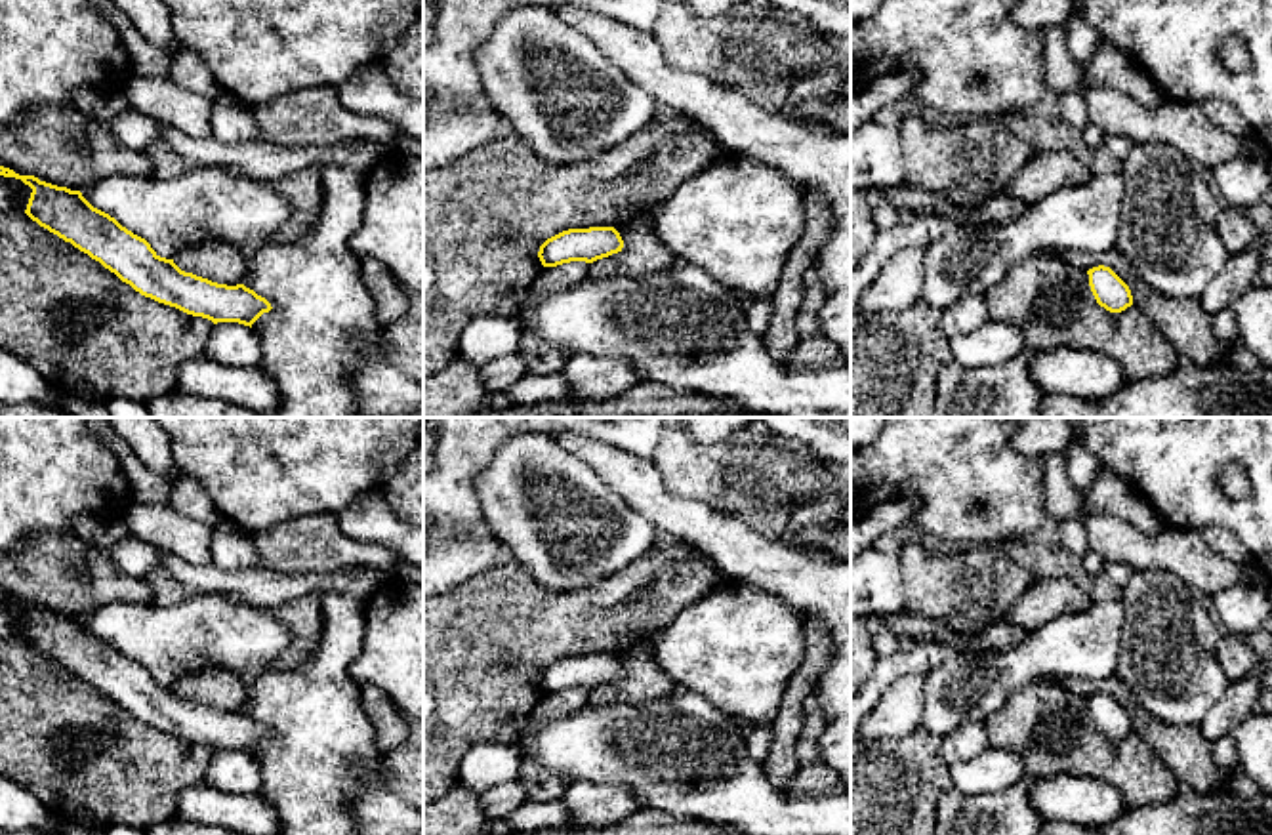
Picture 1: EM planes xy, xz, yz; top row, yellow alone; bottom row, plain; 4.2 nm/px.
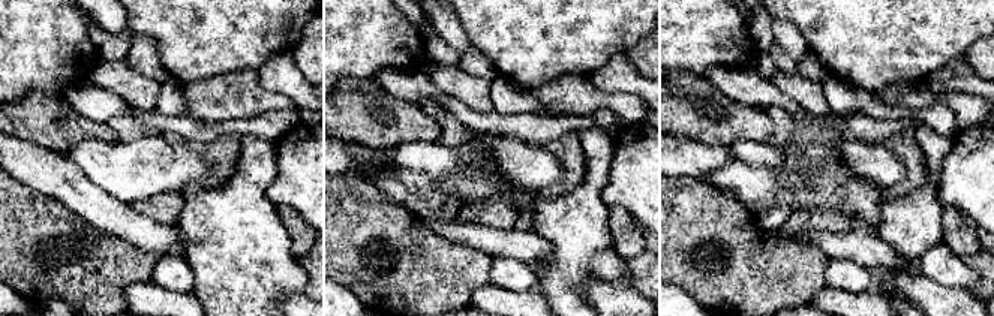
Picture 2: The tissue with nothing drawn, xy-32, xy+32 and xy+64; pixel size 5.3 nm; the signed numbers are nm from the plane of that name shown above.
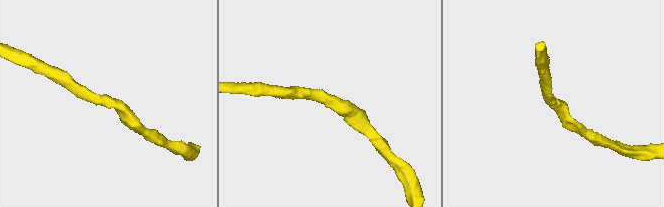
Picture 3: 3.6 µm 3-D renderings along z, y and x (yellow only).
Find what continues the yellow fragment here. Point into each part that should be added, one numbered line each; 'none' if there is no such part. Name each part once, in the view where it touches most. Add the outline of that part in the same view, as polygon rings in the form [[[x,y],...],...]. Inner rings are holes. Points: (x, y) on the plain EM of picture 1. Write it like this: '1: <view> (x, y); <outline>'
none

